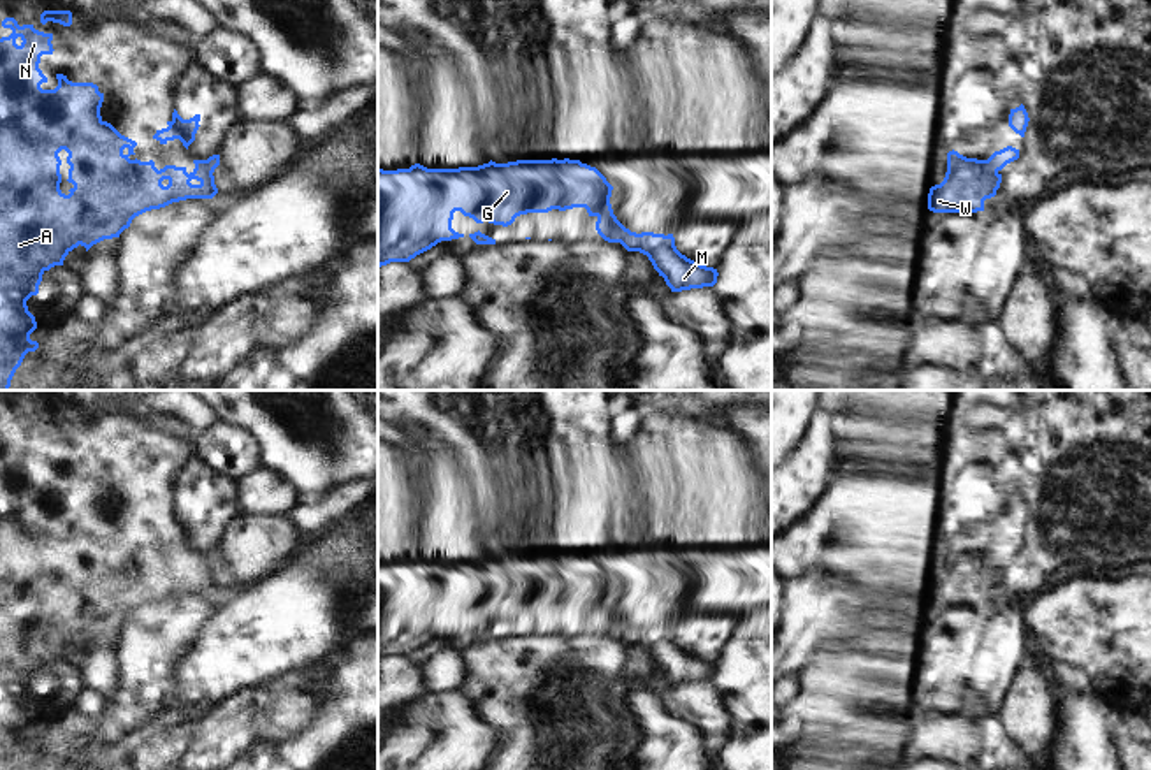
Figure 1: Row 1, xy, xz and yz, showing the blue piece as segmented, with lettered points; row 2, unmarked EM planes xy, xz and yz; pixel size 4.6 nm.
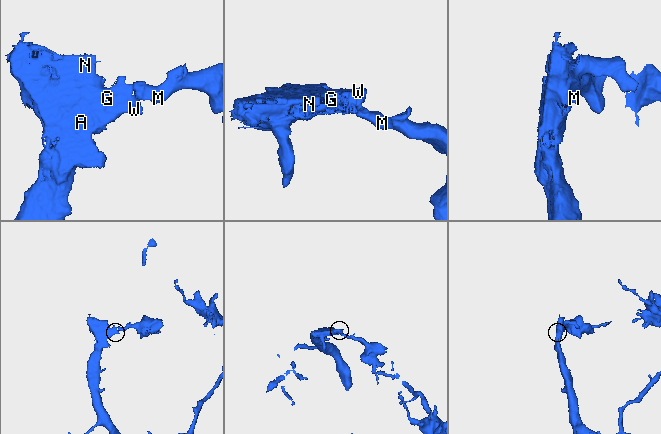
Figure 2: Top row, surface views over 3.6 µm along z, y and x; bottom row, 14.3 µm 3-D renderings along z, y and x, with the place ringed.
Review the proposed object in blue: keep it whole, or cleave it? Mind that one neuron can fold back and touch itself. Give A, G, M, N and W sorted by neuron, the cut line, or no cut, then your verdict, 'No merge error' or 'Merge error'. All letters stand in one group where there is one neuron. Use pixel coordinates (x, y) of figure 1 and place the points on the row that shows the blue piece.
Groups: A G M N W. No split. No merge error.

